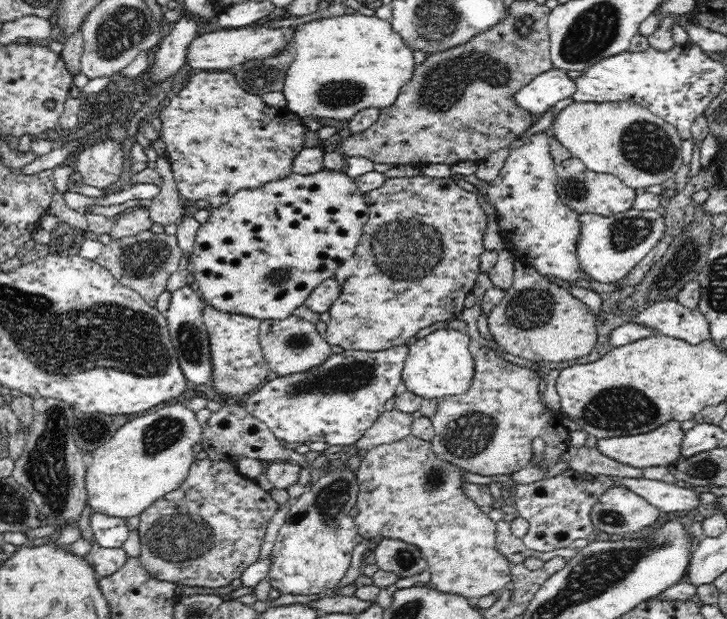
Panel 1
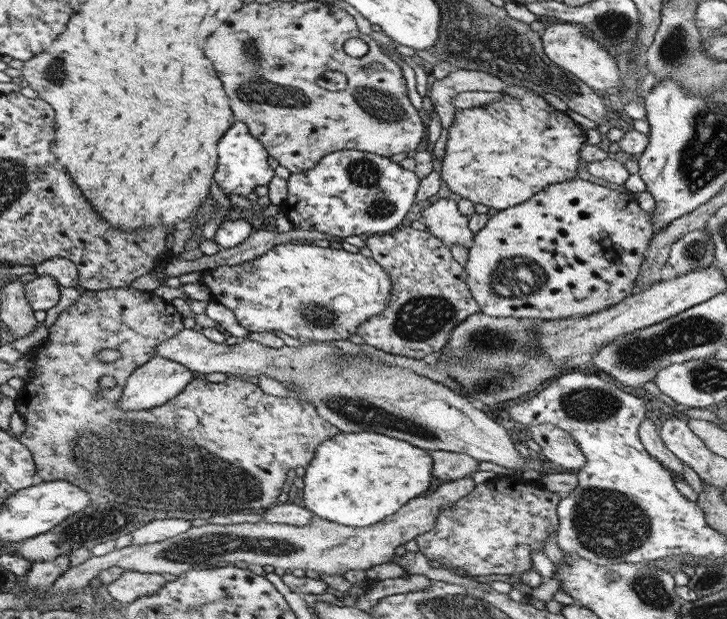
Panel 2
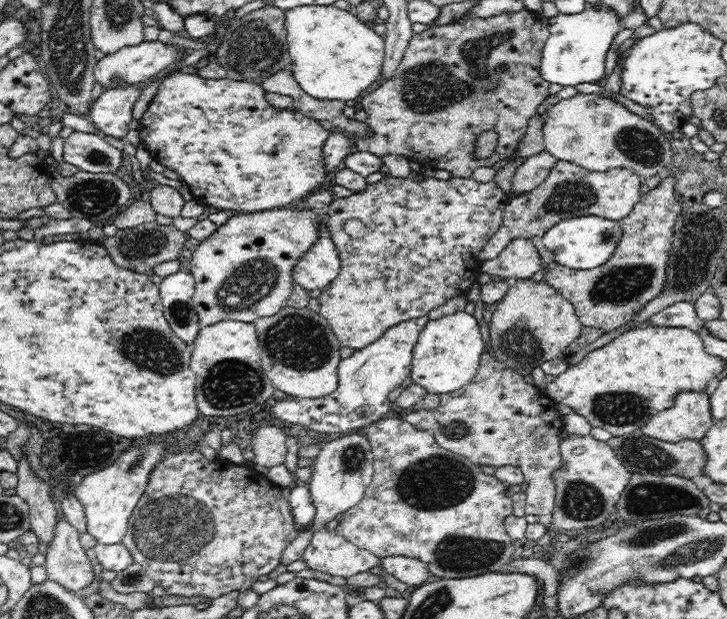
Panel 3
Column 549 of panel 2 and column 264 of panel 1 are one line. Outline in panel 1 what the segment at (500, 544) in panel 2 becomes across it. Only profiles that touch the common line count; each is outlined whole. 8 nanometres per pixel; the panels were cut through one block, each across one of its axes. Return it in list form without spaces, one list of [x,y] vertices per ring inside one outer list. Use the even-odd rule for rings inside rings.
[[[210,459],[194,460],[188,476],[176,490],[164,494],[140,513],[140,563],[154,578],[161,581],[204,588],[226,586],[234,578],[239,578],[245,568],[257,562],[266,528],[276,510],[278,504],[270,493],[260,489],[254,480],[243,477],[236,465],[212,462]]]

